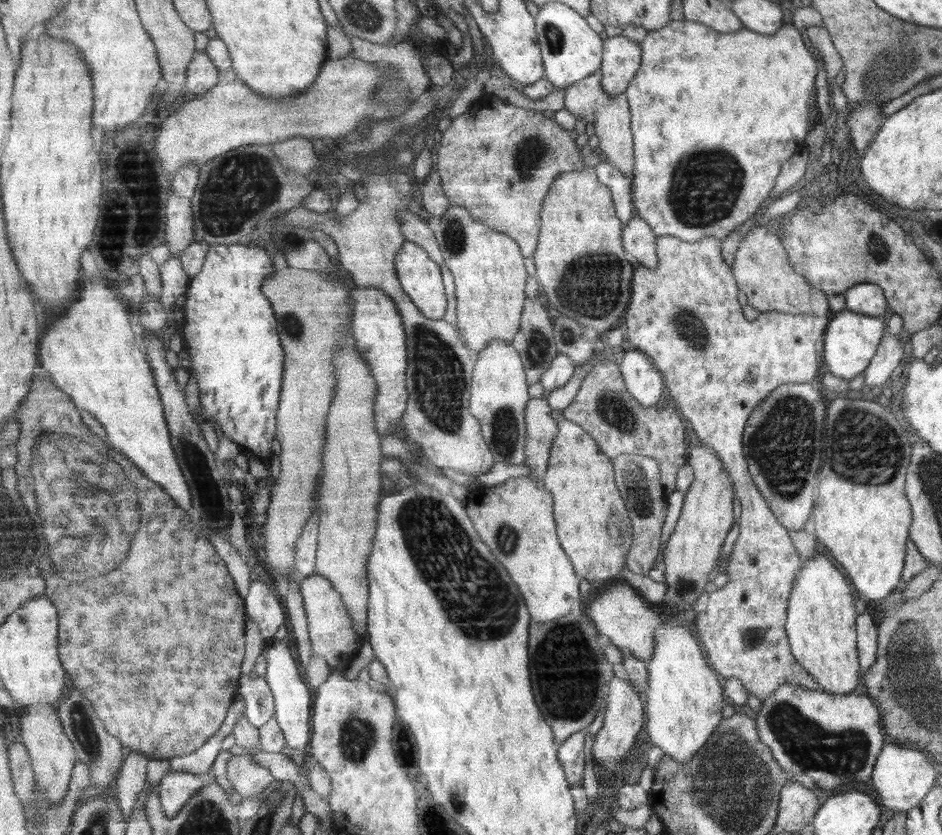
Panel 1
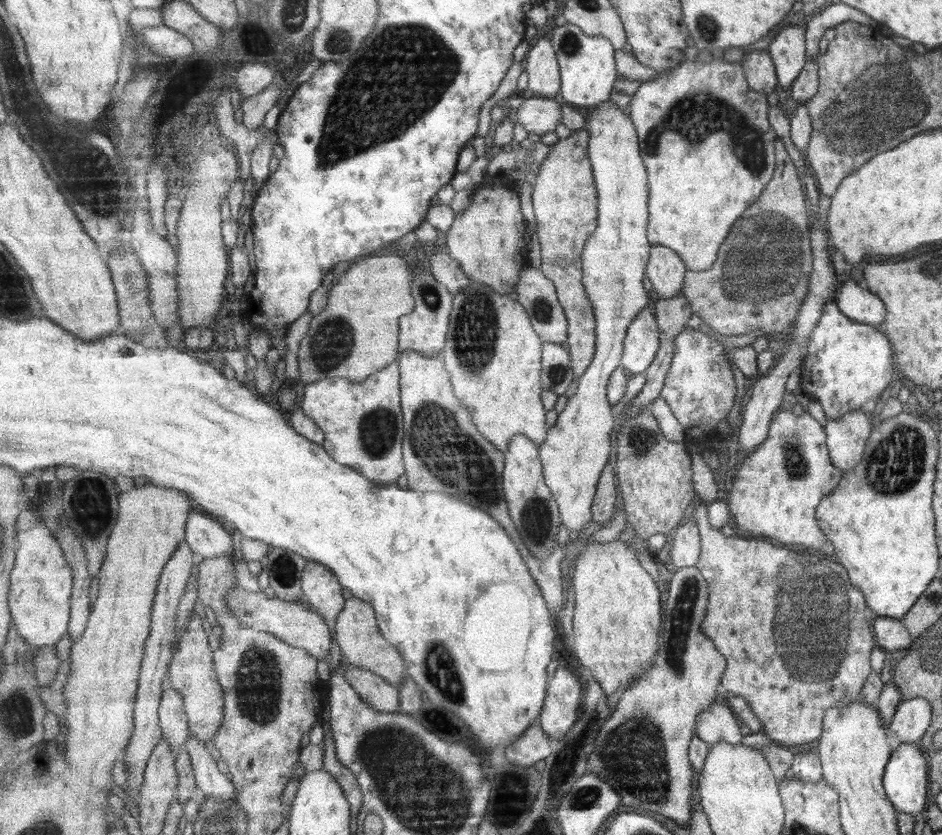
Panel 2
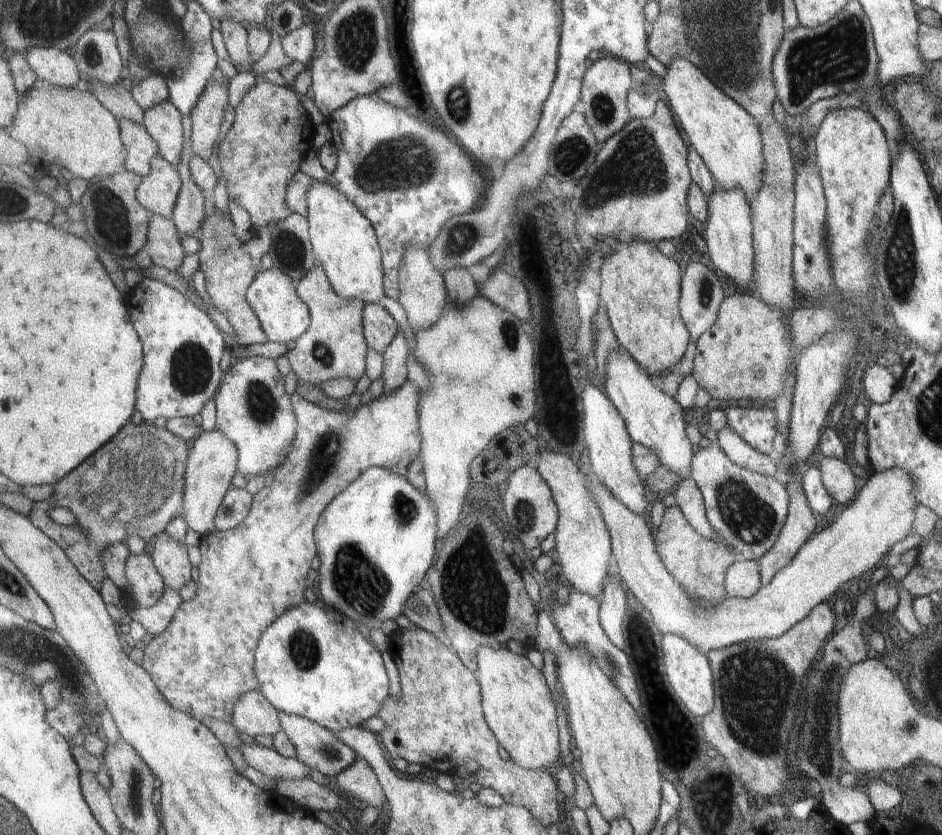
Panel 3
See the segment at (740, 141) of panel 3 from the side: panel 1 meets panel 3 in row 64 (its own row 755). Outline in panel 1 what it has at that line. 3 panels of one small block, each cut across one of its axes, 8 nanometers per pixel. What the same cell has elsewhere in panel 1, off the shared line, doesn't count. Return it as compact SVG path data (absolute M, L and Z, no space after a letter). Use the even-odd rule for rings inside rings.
M665 611L664 624L657 629L657 643L655 644L655 654L652 661L648 663L650 672L650 681L646 694L646 708L648 716L646 722L646 730L650 737L650 744L656 745L663 752L672 756L681 764L689 764L693 757L700 752L707 742L717 724L721 720L721 686L717 682L717 676L709 670L709 666L705 664L703 656L701 656L701 646L695 640L695 636L691 634L689 627L682 621L681 615L672 614Z

